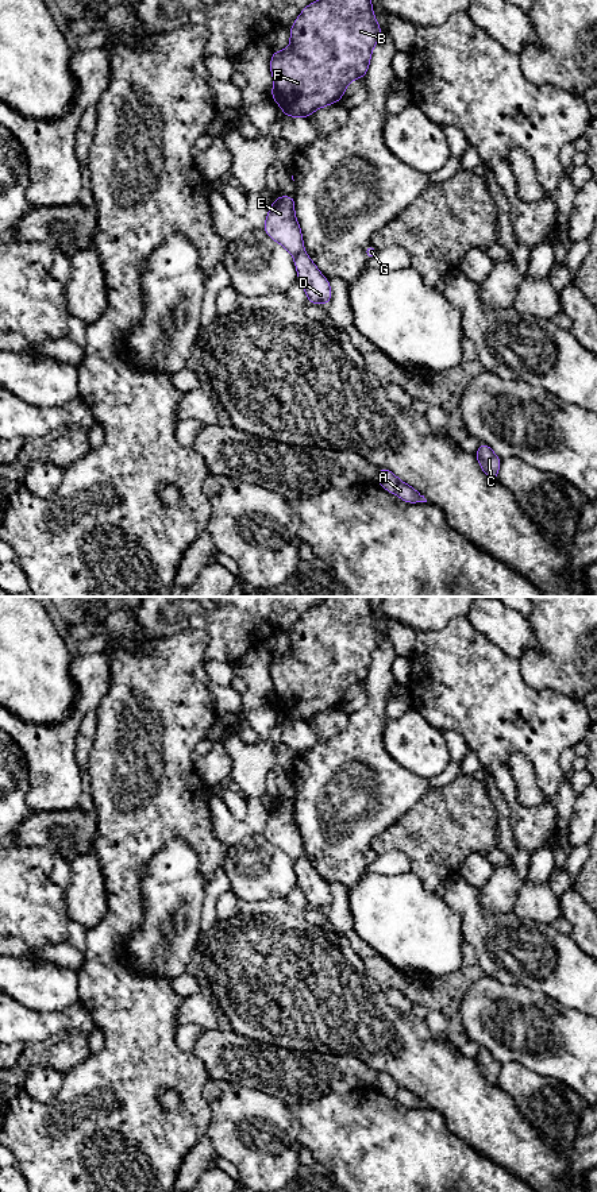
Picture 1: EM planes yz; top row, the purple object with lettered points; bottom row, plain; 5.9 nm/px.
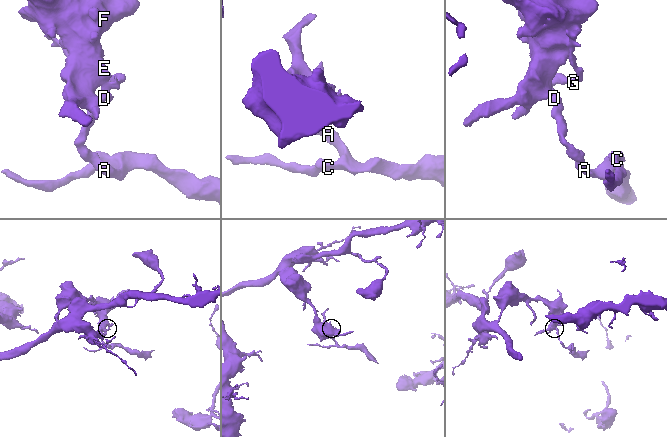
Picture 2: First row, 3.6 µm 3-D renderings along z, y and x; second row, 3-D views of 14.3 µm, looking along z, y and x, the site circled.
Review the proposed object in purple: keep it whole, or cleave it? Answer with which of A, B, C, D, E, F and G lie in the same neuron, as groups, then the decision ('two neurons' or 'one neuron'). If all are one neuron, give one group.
A C D G / B E F | two neurons

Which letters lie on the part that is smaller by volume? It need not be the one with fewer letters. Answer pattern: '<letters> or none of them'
A, C, D, G

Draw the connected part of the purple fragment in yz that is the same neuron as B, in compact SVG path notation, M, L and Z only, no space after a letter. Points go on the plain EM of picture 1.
M328 597L312 606L289 633L290 651L273 656L270 702L286 722L309 722L316 714L342 705L347 690L366 680L371 656L382 640L371 614L371 597Z

